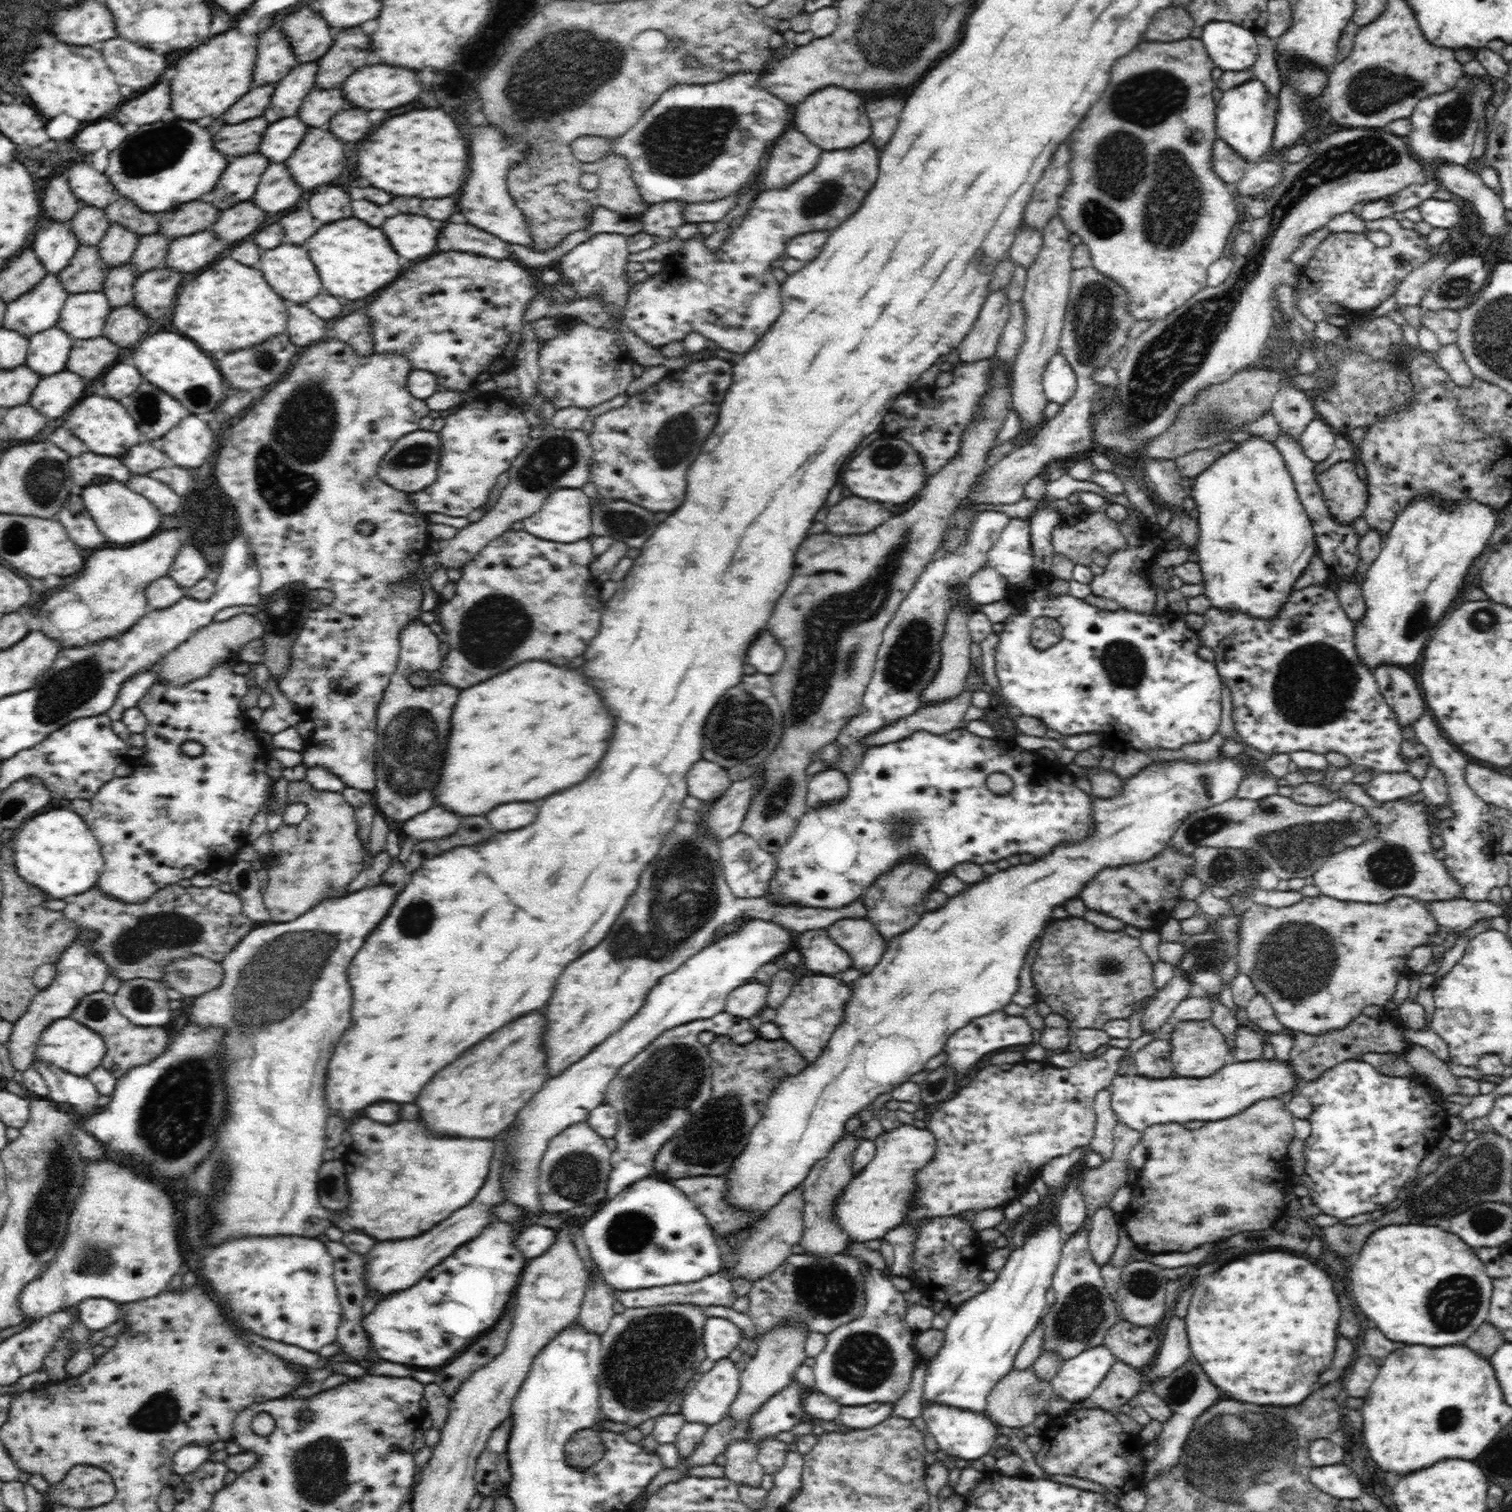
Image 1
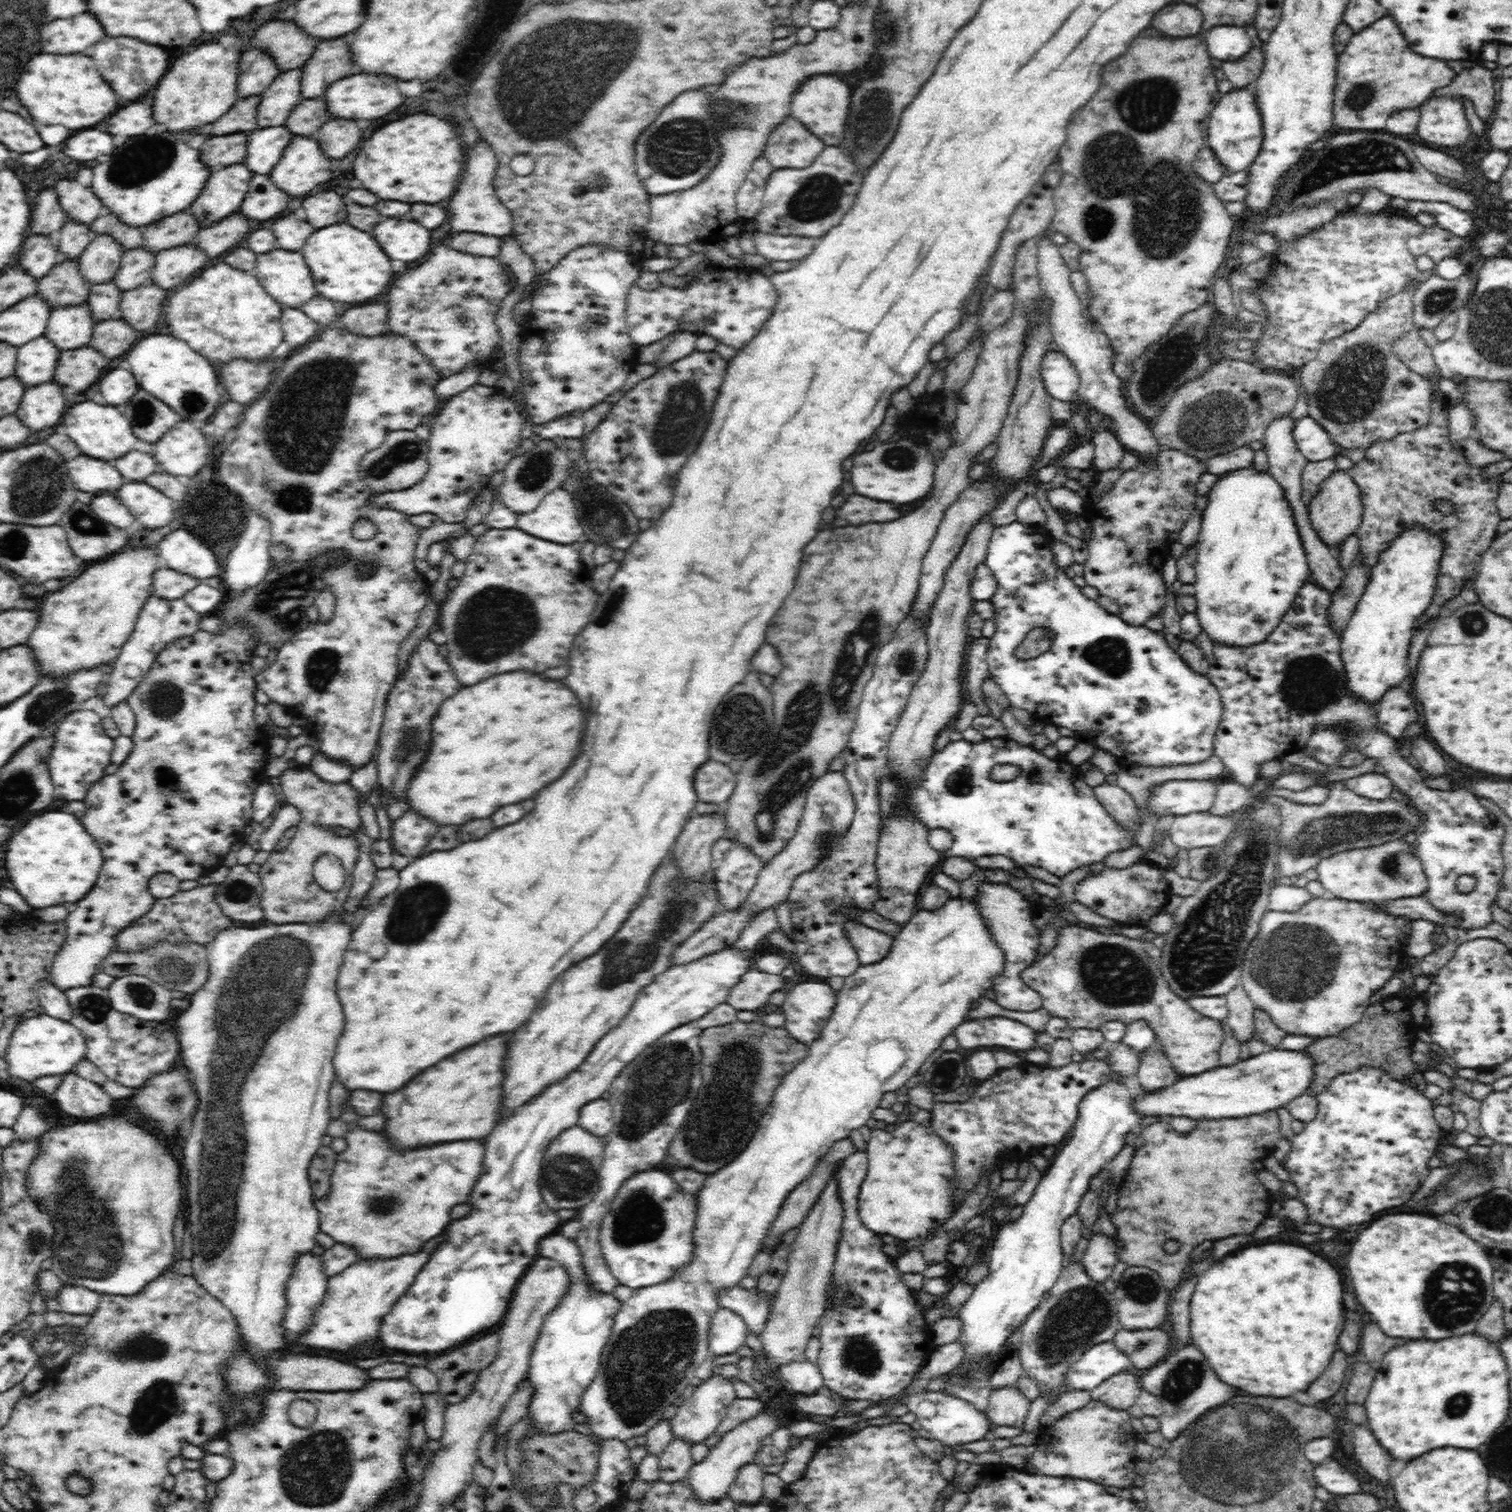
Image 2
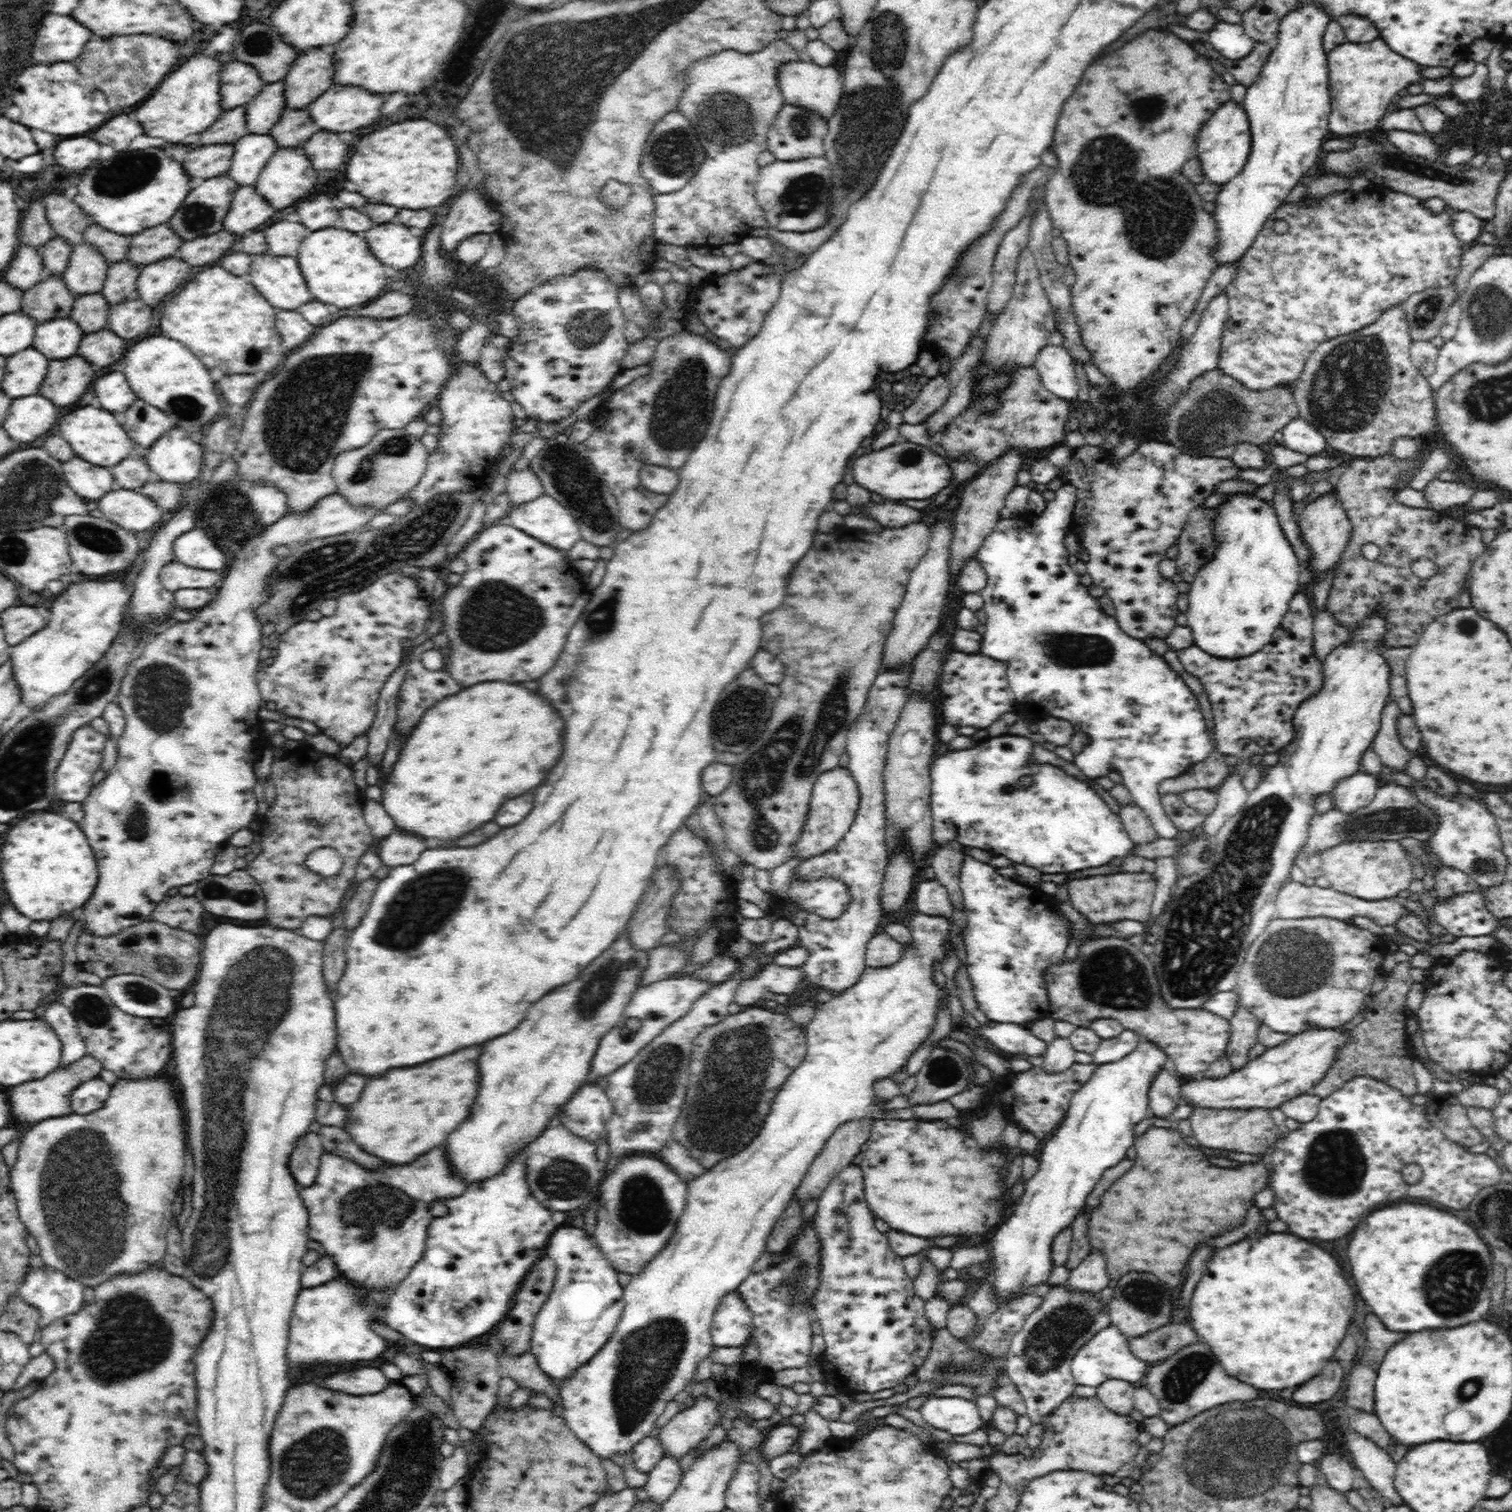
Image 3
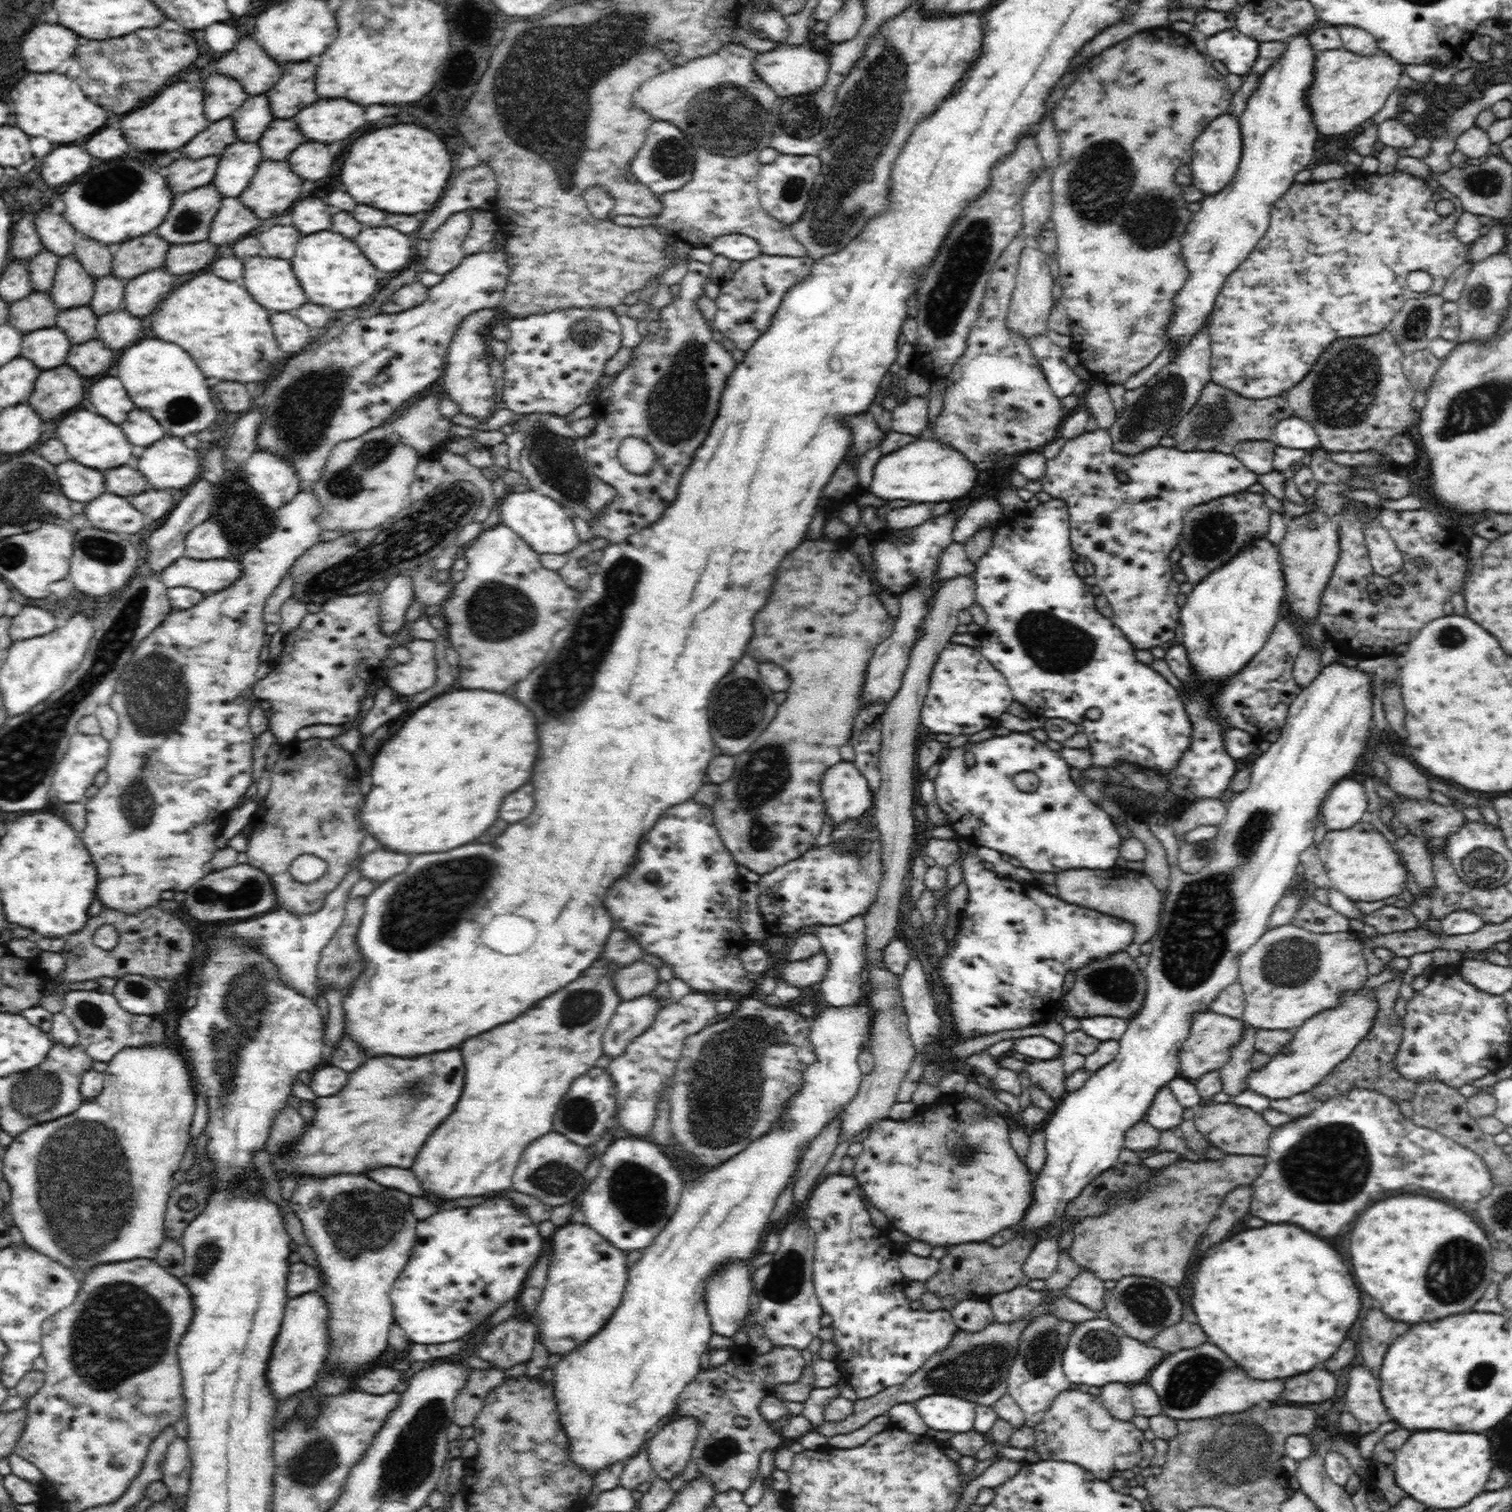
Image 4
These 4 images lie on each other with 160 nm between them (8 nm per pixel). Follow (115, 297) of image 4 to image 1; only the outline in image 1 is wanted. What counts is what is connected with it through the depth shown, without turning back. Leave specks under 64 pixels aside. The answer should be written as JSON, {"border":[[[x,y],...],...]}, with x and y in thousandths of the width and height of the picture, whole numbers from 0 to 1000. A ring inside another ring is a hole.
{"border":[[[104,153],[93,157],[86,173],[87,176],[90,178],[90,182],[93,183],[101,178],[107,178],[114,159]]]}

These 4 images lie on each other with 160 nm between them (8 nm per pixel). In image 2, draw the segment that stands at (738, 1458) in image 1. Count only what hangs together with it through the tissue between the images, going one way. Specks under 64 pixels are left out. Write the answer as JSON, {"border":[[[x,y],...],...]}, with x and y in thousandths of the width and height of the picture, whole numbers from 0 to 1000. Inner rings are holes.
{"border":[[[497,967],[488,972],[488,975],[482,983],[481,989],[487,995],[500,995],[505,989],[505,976],[506,974],[503,969]]]}

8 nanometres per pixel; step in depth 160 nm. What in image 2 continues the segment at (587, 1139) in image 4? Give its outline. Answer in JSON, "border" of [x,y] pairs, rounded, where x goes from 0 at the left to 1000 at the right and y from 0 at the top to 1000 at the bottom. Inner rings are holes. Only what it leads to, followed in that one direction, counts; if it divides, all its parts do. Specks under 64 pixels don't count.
{"border":[[[399,726],[389,729],[384,733],[382,744],[395,752],[405,749],[407,743],[405,731]]]}

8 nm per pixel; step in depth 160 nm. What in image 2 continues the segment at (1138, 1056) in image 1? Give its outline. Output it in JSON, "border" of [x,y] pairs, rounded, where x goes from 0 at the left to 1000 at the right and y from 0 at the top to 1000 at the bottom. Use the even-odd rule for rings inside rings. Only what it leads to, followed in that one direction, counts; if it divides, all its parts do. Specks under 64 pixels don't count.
{"border":[[[768,693],[754,698],[754,705],[751,711],[757,722],[775,718],[781,712]]]}

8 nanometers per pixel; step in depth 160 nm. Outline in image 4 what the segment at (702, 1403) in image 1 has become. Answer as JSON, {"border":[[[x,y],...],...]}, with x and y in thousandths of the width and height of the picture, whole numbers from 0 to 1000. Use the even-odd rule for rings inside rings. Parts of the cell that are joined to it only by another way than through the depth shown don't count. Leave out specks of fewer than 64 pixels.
{"border":[[[451,937],[431,948],[428,960],[433,976],[444,979],[454,972],[460,956],[462,942],[461,938]]]}

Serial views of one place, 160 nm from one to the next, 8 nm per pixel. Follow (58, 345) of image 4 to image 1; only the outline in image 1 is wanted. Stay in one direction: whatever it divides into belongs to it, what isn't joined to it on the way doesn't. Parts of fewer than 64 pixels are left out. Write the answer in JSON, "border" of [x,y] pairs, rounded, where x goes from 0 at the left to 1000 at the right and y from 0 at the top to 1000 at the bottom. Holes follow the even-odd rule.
{"border":[[[67,192],[46,194],[37,216],[43,218],[43,220],[50,226],[63,224],[67,222],[73,205]]]}

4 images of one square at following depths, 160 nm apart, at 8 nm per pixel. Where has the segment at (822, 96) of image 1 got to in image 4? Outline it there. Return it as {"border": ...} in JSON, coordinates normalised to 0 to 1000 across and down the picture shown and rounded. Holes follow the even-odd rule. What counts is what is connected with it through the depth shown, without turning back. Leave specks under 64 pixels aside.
{"border":[[[515,30],[499,37],[498,46],[516,64],[538,62],[548,50],[548,41],[546,34],[538,30]]]}

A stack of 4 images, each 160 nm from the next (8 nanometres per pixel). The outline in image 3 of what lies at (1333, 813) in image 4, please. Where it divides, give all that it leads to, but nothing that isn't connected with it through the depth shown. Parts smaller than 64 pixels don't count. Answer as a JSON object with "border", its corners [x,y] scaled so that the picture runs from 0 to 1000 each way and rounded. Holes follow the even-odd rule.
{"border":[[[899,510],[892,515],[888,515],[882,520],[881,524],[882,533],[886,537],[894,538],[894,537],[905,533],[908,530],[910,522],[914,518],[915,516],[912,513]]]}

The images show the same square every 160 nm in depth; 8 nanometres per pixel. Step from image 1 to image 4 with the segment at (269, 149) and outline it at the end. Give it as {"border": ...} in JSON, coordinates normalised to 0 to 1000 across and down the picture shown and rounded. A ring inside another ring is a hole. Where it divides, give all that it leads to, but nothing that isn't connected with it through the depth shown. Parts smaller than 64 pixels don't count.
{"border":[[[156,93],[146,103],[145,109],[140,122],[147,131],[157,130],[165,122],[171,109],[173,99],[169,94]]]}

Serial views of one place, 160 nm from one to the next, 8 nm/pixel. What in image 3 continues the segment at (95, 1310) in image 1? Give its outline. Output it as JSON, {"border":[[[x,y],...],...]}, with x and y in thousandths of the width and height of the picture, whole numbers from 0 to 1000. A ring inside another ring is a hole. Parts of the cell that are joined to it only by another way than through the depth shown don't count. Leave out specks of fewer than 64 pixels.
{"border":[[[32,837],[29,839],[18,839],[13,849],[13,858],[24,866],[24,877],[27,878],[42,870],[50,869],[56,863],[56,850]]]}

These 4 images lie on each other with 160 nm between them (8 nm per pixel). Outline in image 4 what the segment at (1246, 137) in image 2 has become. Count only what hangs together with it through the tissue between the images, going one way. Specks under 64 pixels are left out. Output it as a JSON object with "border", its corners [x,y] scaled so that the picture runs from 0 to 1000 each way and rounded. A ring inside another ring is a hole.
{"border":[[[812,74],[803,78],[789,94],[790,102],[786,108],[788,112],[788,122],[797,130],[807,127],[816,118],[821,103],[821,99],[819,79]]]}

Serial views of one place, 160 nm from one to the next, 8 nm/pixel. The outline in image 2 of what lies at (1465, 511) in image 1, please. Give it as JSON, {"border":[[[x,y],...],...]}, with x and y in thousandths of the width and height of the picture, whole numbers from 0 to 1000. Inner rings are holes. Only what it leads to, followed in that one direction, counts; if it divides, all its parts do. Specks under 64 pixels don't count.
{"border":[[[935,347],[934,349],[925,353],[925,356],[918,361],[918,364],[915,364],[911,368],[911,372],[907,374],[902,393],[899,395],[897,403],[887,420],[887,436],[889,438],[892,457],[894,461],[898,461],[910,467],[916,458],[927,453],[930,450],[933,422],[938,417],[936,413],[938,407],[942,405],[948,396],[954,367],[954,357],[952,353],[943,351],[940,347]]]}

